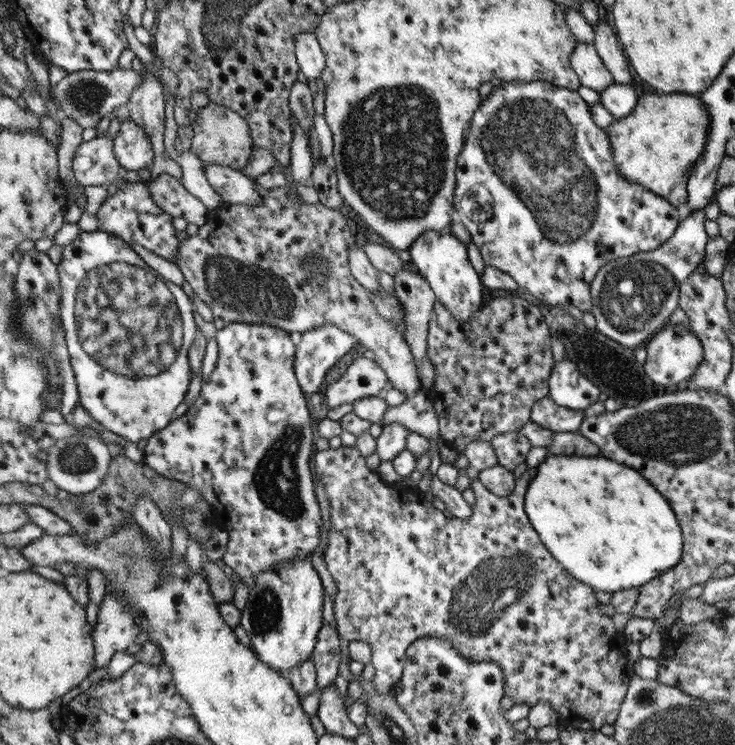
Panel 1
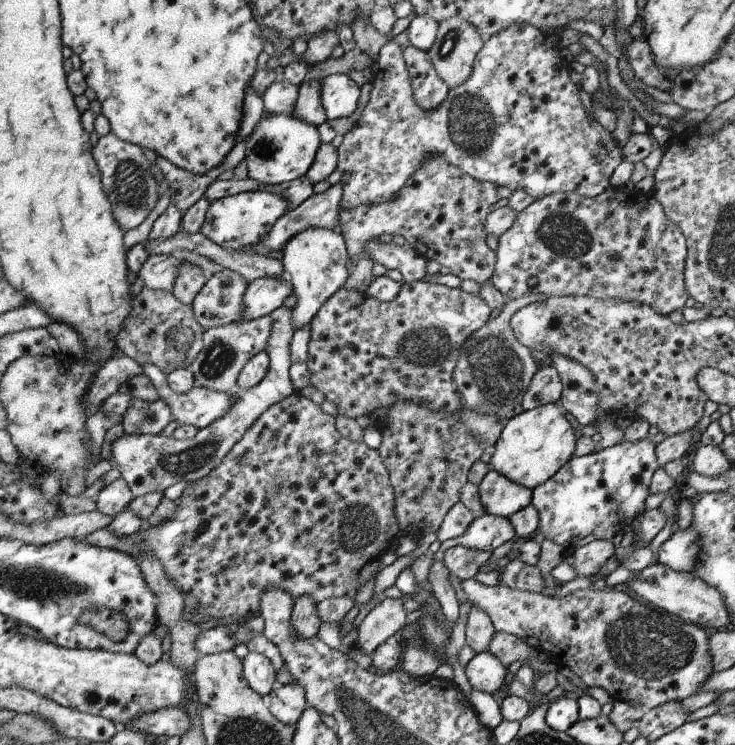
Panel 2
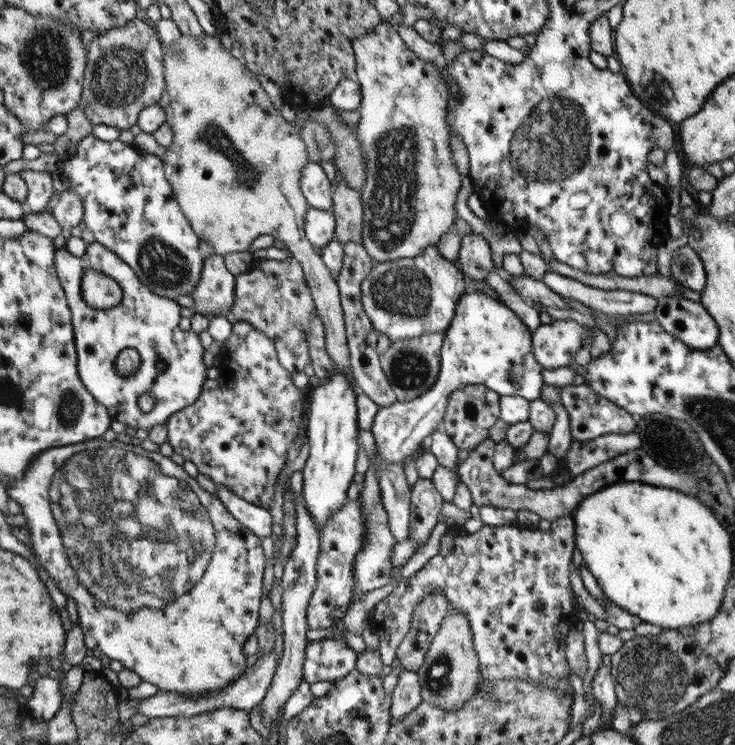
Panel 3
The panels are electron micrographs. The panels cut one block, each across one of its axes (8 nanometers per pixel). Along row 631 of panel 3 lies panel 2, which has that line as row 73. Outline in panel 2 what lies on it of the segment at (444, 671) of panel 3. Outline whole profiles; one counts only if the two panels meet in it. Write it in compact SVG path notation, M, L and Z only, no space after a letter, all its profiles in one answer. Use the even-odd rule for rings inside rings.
M452 16L444 22L439 22L439 29L437 32L434 44L427 51L430 60L433 62L436 74L444 80L449 89L460 86L466 82L472 74L474 60L478 51L482 48L484 39L476 26L472 26L468 20L460 18L460 16Z

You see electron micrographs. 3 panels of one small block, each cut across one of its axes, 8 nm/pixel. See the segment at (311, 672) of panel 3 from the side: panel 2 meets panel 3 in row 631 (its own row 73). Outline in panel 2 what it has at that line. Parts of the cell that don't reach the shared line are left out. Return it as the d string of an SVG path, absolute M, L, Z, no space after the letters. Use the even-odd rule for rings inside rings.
M335 72L320 82L320 102L328 119L346 118L358 108L361 87L347 73Z

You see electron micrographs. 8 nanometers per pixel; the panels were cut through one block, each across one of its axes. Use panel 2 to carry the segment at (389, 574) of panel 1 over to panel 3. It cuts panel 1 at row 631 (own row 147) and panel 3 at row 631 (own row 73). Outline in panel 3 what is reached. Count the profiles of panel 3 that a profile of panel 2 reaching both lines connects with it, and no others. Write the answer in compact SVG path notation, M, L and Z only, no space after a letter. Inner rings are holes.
M572 515L558 517L551 521L552 531L530 529L522 526L490 526L484 524L478 532L467 533L463 528L454 526L446 530L439 552L431 557L404 585L399 585L380 601L374 608L370 620L375 634L380 637L379 651L384 665L392 664L403 638L408 634L414 607L424 596L434 591L442 591L452 609L456 609L470 621L472 644L478 655L481 680L524 680L537 684L547 684L556 689L558 680L570 682L571 672L566 658L566 645L570 629L579 624L580 617L574 618L575 594L570 586L569 564L575 549L575 527Z

